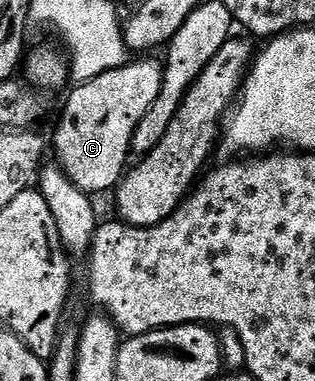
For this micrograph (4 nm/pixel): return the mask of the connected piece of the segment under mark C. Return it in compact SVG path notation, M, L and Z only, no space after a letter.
M141 57L138 63L126 62L124 67L111 69L99 77L86 83L76 84L61 111L61 120L57 123L57 132L51 139L51 151L57 154L56 166L67 173L67 177L80 191L94 193L93 191L112 192L121 182L132 152L132 137L135 129L143 120L143 115L151 109L155 99L160 95L164 81L164 66L157 57Z

